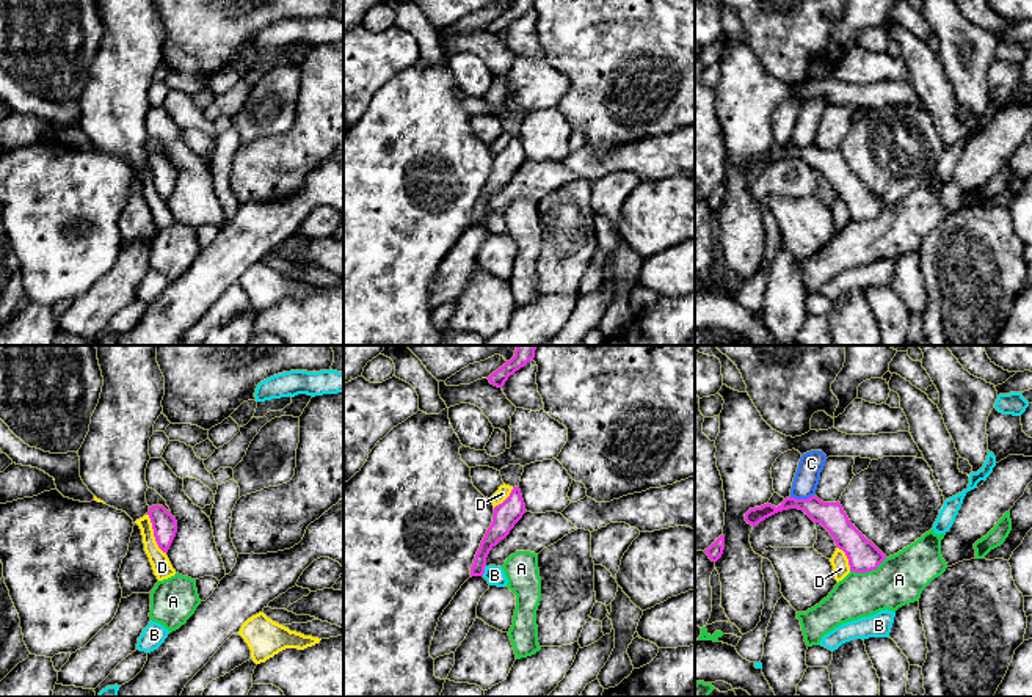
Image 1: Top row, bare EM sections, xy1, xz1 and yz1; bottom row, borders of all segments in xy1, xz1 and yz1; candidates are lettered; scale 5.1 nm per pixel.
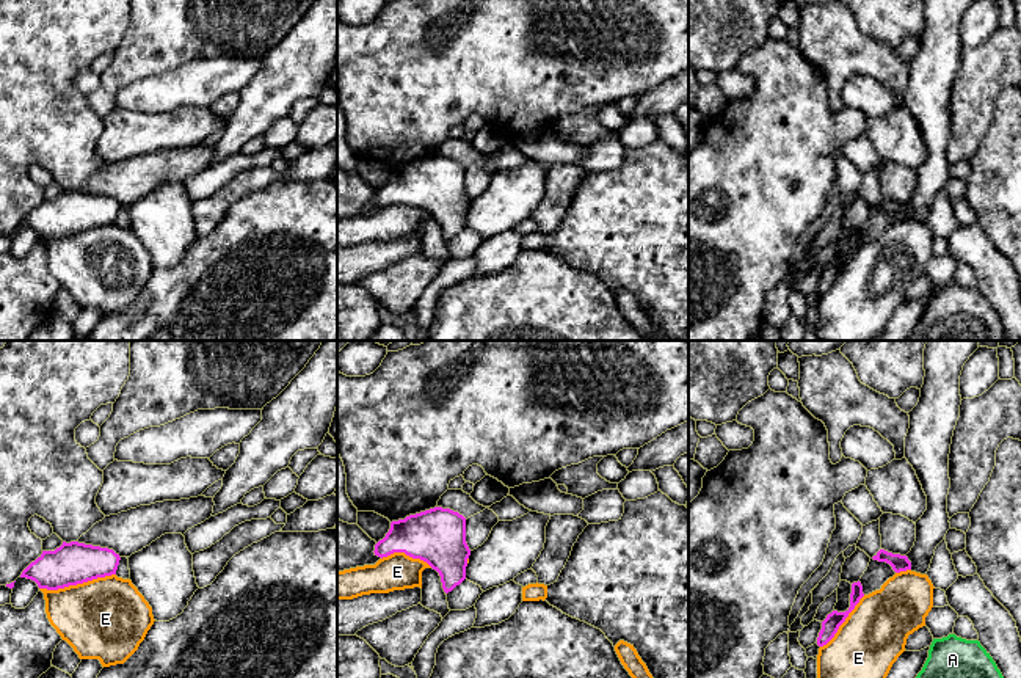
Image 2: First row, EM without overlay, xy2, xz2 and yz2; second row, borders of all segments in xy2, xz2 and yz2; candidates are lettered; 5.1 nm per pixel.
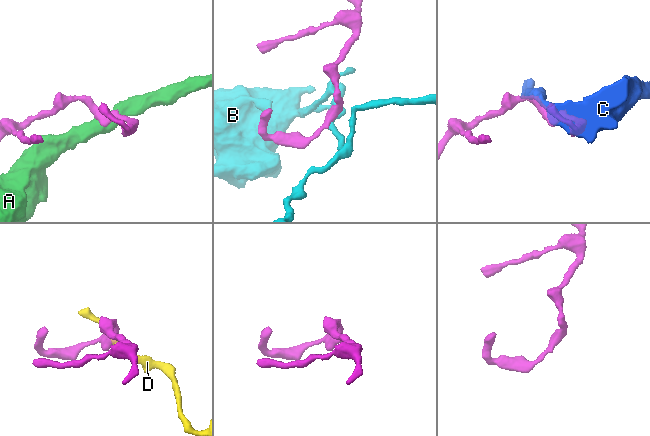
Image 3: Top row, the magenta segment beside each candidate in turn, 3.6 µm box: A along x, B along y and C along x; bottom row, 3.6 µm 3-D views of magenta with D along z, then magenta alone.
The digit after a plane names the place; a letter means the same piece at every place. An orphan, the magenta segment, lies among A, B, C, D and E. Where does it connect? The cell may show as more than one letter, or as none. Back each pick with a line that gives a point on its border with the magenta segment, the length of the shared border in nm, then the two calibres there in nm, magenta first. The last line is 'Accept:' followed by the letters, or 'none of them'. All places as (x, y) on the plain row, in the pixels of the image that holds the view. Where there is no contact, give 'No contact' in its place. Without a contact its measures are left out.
Accept: none of them

